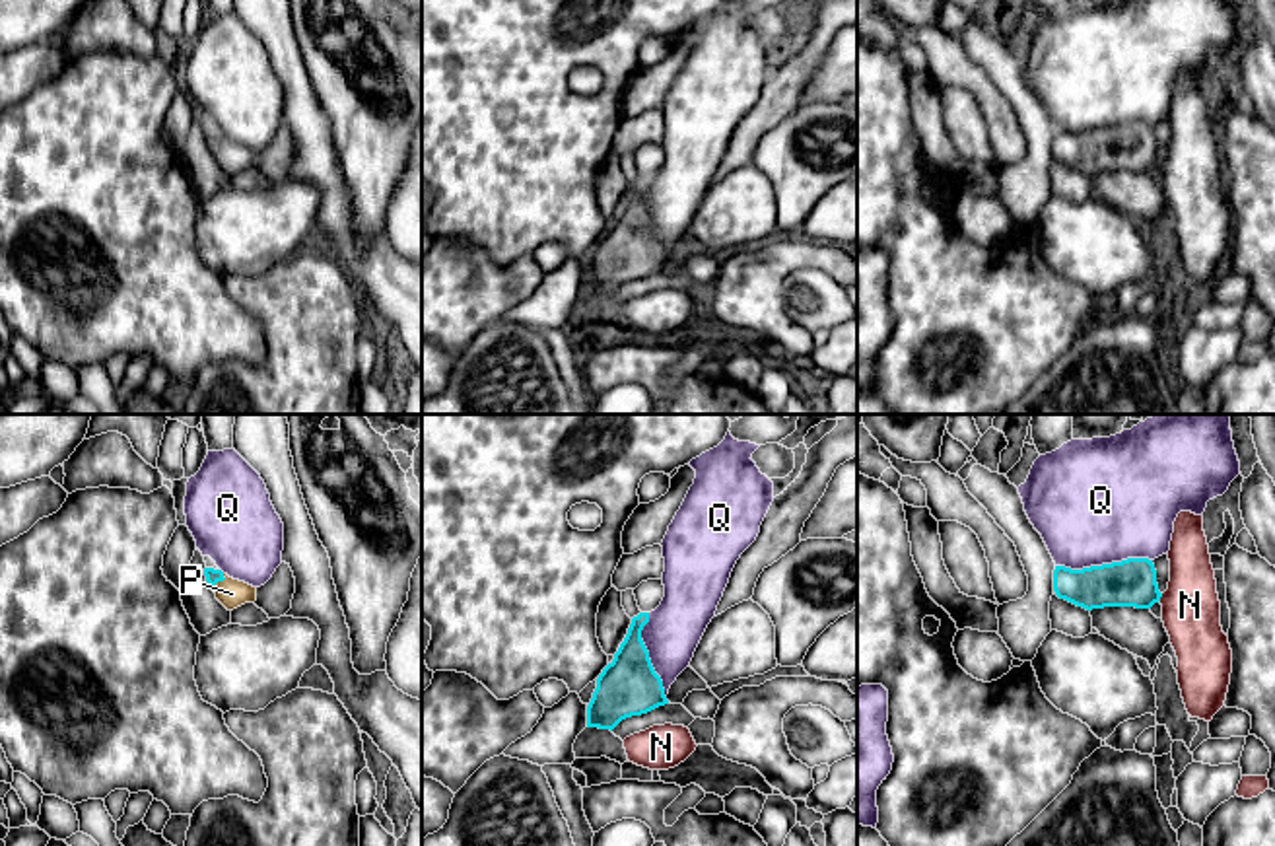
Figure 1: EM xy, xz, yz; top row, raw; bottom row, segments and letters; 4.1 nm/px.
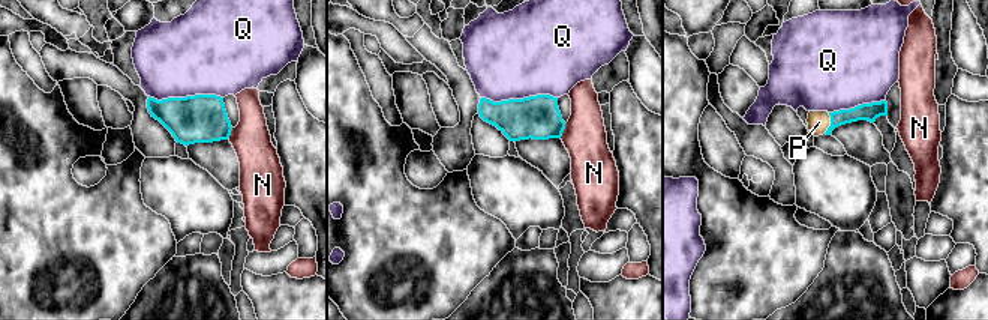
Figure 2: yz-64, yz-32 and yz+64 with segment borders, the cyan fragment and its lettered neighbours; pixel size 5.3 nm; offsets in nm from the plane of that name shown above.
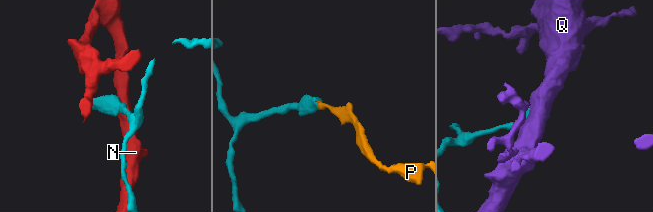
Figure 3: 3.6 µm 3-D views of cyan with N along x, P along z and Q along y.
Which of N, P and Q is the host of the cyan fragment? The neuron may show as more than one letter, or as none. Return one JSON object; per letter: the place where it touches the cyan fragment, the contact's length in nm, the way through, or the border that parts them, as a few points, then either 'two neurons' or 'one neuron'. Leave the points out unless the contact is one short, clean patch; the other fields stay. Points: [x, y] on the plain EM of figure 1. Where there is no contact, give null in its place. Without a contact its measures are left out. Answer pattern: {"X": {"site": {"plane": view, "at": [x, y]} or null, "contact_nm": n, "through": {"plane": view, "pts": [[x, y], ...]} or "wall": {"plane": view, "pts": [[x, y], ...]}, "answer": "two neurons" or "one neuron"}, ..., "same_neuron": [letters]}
{"N": {"site": {"plane": "yz", "at": [1161, 160]}, "contact_nm": 40, "answer": "two neurons"}, "P": {"site": {"plane": "xy", "at": [218, 144]}, "contact_nm": 90, "through": {"plane": "xy", "pts": [[212, 140], [218, 144], [232, 158]]}, "answer": "one neuron"}, "Q": {"site": {"plane": "yz", "at": [1102, 129]}, "contact_nm": 400, "answer": "two neurons"}, "same_neuron": ["P"]}

